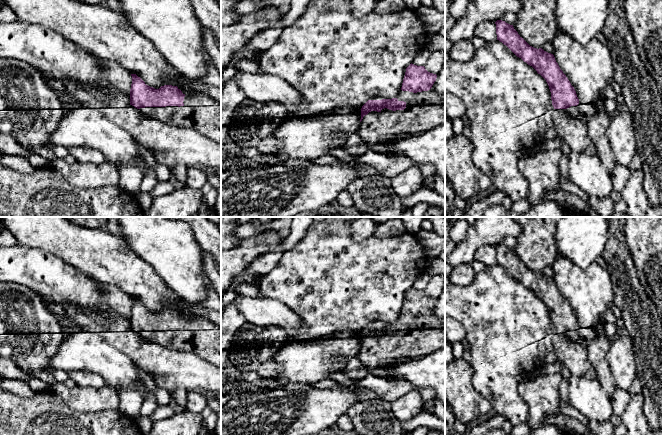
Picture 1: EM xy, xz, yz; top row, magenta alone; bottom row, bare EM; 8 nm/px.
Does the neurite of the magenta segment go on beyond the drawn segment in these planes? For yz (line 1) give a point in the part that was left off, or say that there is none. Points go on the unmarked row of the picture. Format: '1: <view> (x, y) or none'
1: yz (583, 335)

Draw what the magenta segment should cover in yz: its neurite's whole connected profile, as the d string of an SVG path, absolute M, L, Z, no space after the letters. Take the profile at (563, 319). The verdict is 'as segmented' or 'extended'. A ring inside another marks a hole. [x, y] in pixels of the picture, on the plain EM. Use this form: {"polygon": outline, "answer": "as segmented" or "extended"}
{"polygon": "M497 244L497 264L506 269L517 281L532 290L547 306L554 333L565 333L583 347L592 342L597 333L593 328L580 327L574 311L560 293L553 278L530 270L510 249Z", "answer": "extended"}

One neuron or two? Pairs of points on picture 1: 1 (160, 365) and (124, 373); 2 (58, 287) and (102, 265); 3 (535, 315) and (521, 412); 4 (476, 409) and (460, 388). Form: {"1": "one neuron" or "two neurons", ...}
{"1": "two neurons", "2": "two neurons", "3": "one neuron", "4": "one neuron"}

